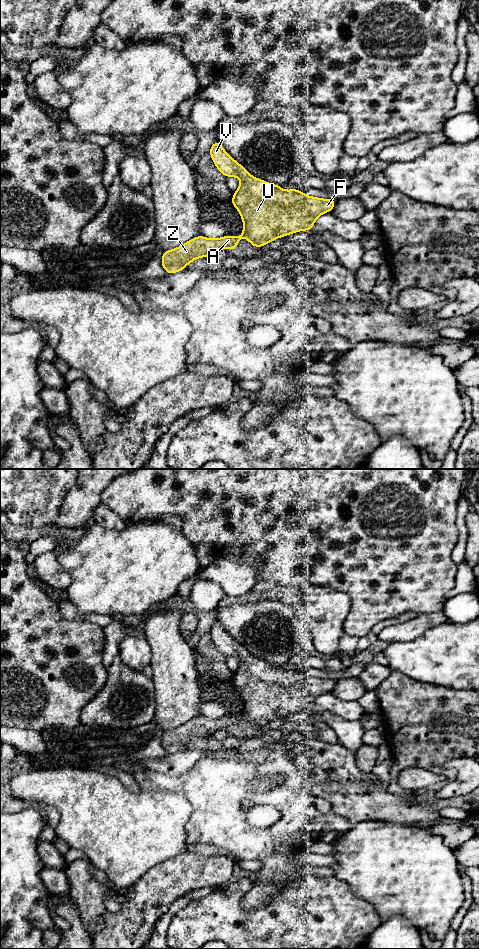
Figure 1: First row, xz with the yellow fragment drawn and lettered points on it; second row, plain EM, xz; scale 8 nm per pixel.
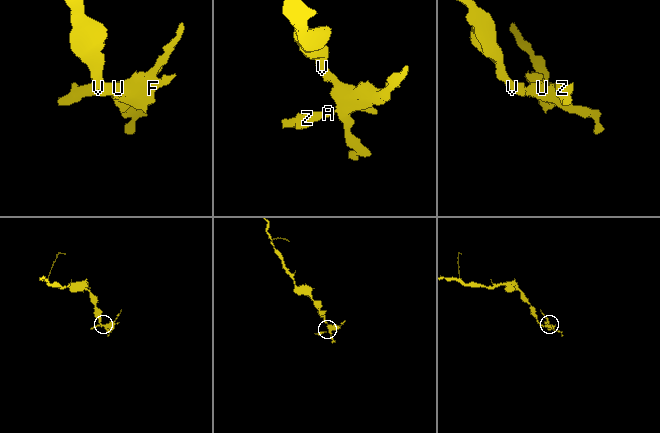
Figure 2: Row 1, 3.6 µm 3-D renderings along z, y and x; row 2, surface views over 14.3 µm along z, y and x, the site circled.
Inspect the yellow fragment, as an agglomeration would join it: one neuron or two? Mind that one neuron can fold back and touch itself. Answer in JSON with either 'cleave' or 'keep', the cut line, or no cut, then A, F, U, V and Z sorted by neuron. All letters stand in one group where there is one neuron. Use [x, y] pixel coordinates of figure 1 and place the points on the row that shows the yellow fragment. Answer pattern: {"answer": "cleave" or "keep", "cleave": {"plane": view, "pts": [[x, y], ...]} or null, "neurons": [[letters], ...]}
{"answer": "cleave", "cleave": {"plane": "xz", "pts": [[243, 227], [246, 236]]}, "neurons": [["A", "Z"], ["F", "U", "V"]]}

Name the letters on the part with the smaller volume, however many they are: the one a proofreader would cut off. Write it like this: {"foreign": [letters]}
{"foreign": ["A", "Z"]}

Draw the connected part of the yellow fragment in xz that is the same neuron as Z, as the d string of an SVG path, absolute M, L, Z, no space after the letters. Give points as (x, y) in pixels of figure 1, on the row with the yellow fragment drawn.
M245 229L239 236L226 235L221 238L211 239L199 235L181 246L172 250L163 251L161 265L167 274L182 271L192 261L209 257L221 249L235 250L239 241L245 238Z

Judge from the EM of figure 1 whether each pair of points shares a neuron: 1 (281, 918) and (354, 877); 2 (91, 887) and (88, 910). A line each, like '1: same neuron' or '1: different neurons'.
1: different neurons
2: same neuron

